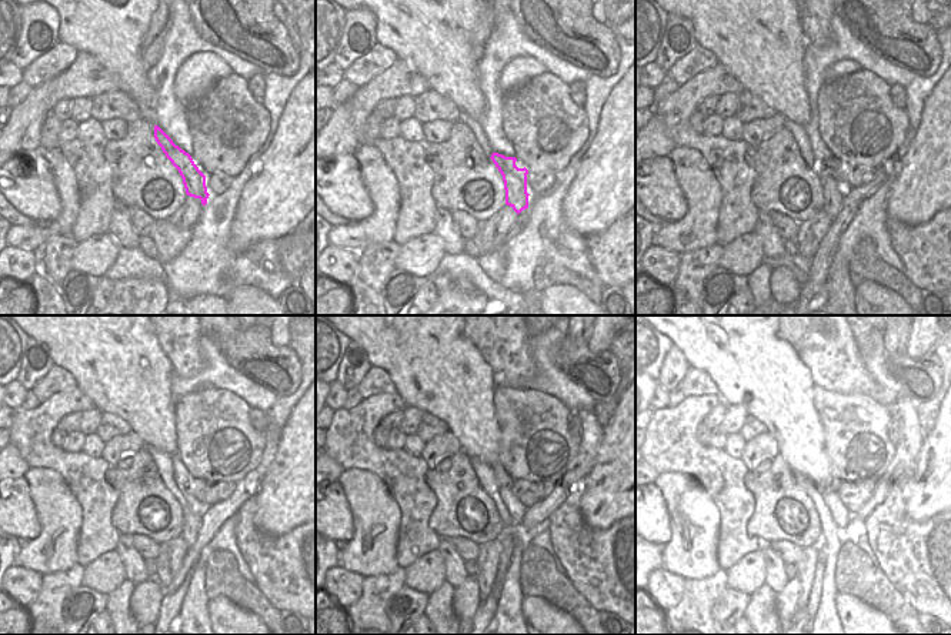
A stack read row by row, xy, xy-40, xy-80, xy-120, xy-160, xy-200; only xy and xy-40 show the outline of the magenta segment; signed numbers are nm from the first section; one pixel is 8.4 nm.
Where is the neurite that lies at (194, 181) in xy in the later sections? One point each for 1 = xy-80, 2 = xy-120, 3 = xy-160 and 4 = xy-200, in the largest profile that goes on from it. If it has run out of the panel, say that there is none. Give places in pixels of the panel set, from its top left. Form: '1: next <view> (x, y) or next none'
1: next xy-80 (833, 190)
2: next xy-120 (192, 522)
3: next xy-160 (509, 534)
4: next xy-200 (811, 605)

